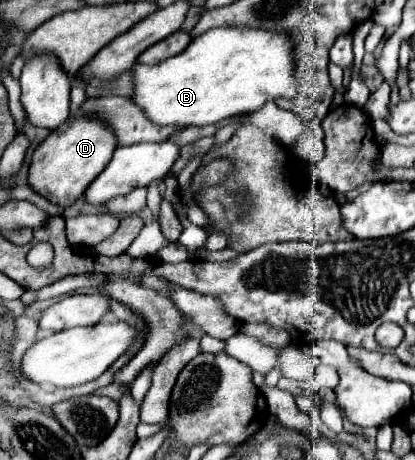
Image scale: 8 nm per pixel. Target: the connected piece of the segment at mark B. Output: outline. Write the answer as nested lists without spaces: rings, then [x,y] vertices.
[[[211,28],[199,38],[193,38],[189,48],[185,48],[179,56],[171,56],[169,60],[147,66],[135,64],[129,72],[133,76],[133,94],[131,100],[141,112],[157,126],[209,126],[217,124],[225,118],[247,116],[261,108],[267,100],[275,100],[279,96],[291,98],[295,96],[297,66],[291,56],[293,42],[285,32],[265,32],[257,28]]]

